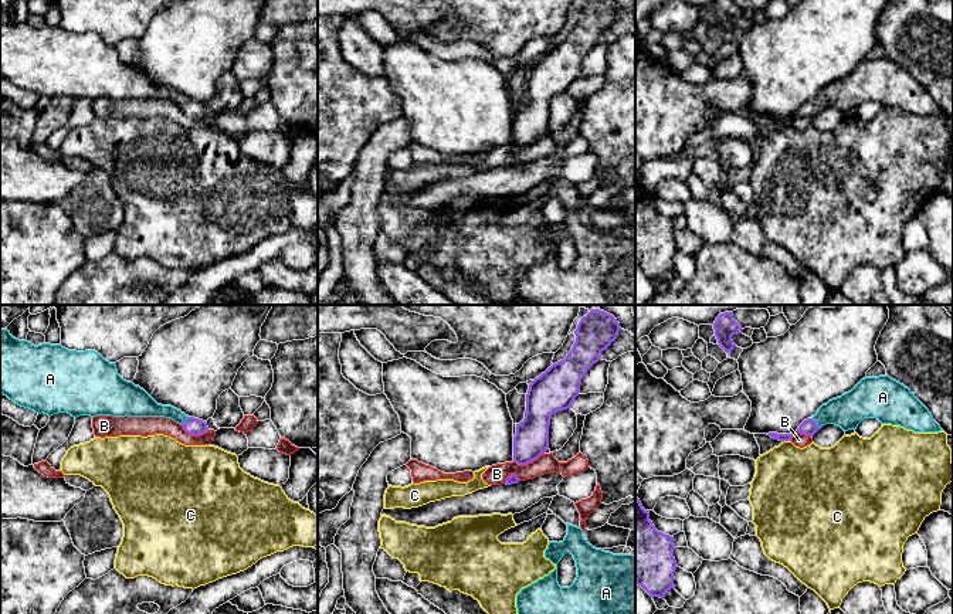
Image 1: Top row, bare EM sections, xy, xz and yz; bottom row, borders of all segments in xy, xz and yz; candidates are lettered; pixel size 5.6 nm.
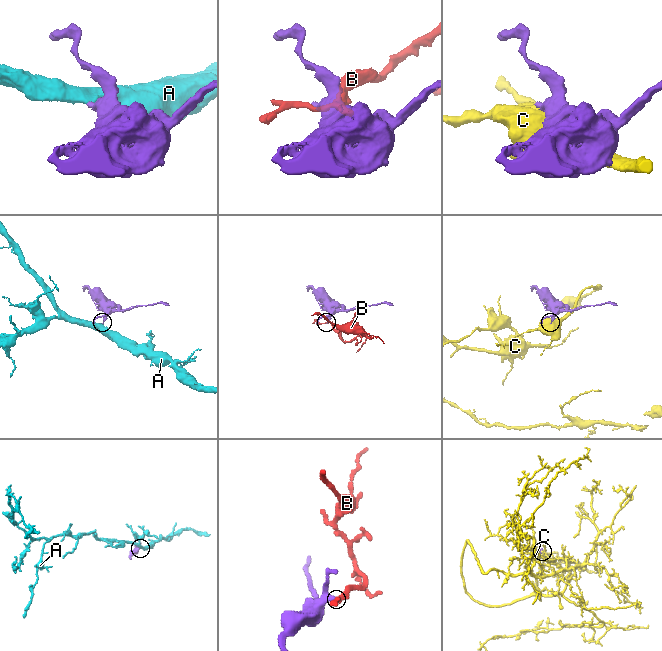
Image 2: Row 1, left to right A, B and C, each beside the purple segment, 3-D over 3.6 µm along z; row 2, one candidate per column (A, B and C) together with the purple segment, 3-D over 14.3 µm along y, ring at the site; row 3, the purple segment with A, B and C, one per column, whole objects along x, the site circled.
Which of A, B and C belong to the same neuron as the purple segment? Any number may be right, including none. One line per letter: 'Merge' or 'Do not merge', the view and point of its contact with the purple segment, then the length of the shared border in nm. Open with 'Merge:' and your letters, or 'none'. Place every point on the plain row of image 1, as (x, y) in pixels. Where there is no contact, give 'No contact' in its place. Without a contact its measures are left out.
Merge: A
A: Merge. Touches purple at yz (816, 105). Shared border 80 nm
B: Do not merge. Touches purple at xy (194, 116). Shared border 170 nm
C: Do not merge. Touches purple at yz (786, 122). Shared border 50 nm

